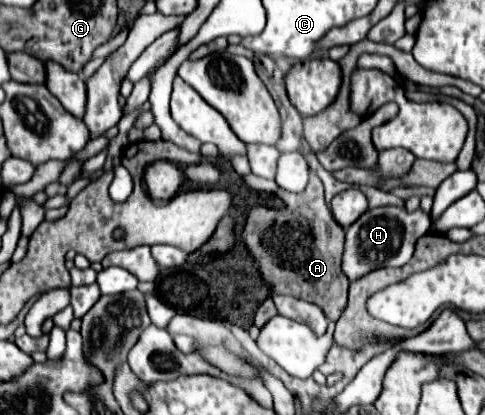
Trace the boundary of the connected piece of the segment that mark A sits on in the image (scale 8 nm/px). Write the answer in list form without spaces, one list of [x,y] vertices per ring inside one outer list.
[[[311,172],[311,182],[305,192],[293,194],[287,190],[279,190],[277,196],[281,196],[281,200],[285,202],[285,210],[259,212],[263,208],[253,208],[249,212],[249,218],[247,218],[247,224],[243,230],[243,240],[249,248],[249,252],[253,254],[253,258],[259,262],[261,276],[265,280],[269,280],[273,294],[293,294],[295,298],[313,302],[325,312],[327,320],[337,322],[347,306],[347,288],[349,288],[349,280],[347,280],[347,276],[343,276],[343,270],[341,270],[345,230],[333,218],[333,214],[329,212],[329,208],[323,200],[323,182],[317,178],[315,172]]]

